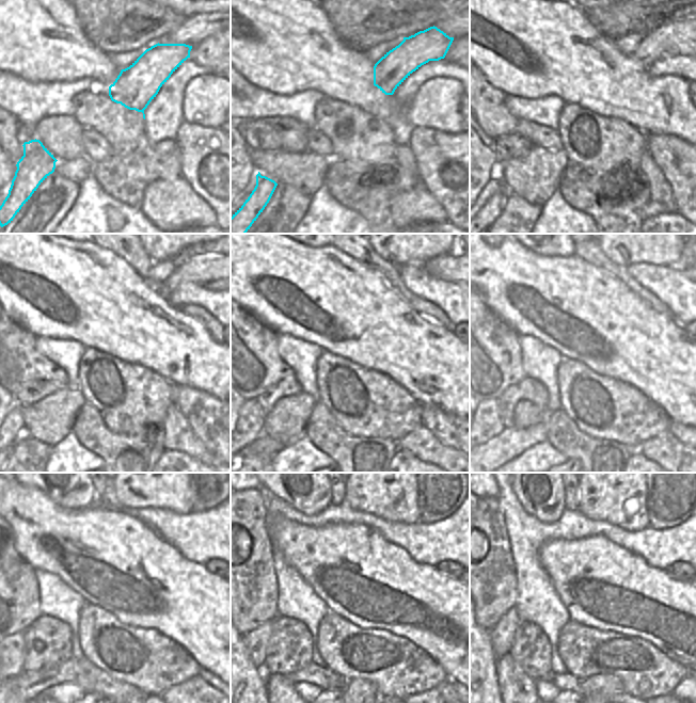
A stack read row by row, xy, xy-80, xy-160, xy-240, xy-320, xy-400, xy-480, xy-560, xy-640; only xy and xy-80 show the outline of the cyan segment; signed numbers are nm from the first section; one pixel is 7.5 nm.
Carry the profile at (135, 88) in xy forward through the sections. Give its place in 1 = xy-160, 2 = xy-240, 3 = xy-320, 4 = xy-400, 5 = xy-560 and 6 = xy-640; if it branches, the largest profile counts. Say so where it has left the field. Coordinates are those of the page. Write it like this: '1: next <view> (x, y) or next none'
1: next xy-160 (686, 37)
2: next xy-240 (207, 272)
3: next xy-320 (447, 267)
4: next xy-400 (686, 268)
5: next none
6: next none

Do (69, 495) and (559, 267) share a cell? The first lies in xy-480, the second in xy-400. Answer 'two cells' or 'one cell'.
two cells

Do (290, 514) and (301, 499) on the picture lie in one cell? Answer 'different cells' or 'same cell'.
different cells

